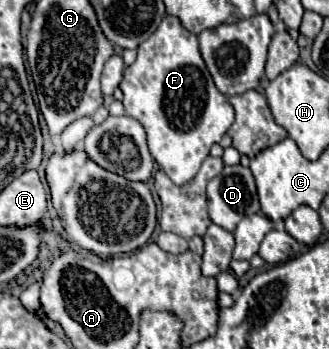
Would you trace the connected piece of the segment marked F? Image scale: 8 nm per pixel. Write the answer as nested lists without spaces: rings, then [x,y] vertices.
[[[165,16],[163,22],[159,24],[159,30],[155,30],[151,38],[139,44],[137,60],[125,68],[121,90],[125,94],[123,98],[125,114],[141,122],[141,126],[147,132],[151,156],[177,186],[189,182],[197,174],[201,162],[209,156],[209,148],[221,140],[221,136],[229,130],[235,118],[233,106],[227,102],[227,96],[215,88],[213,78],[199,54],[197,36],[185,30],[175,16]]]

